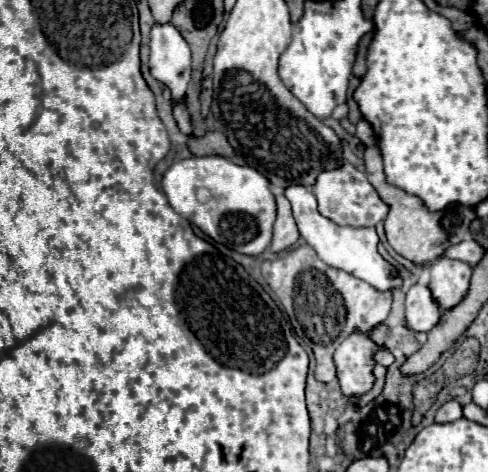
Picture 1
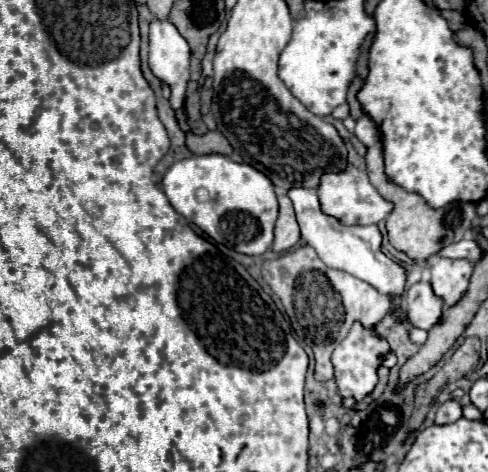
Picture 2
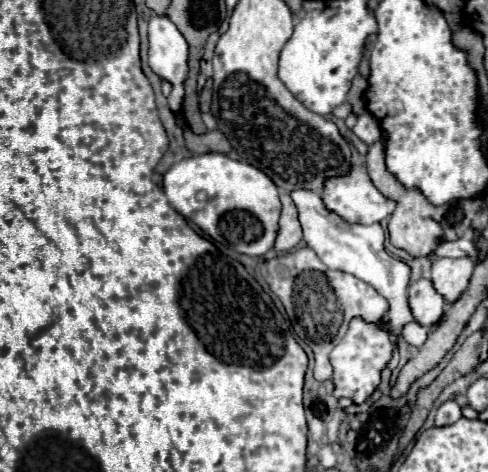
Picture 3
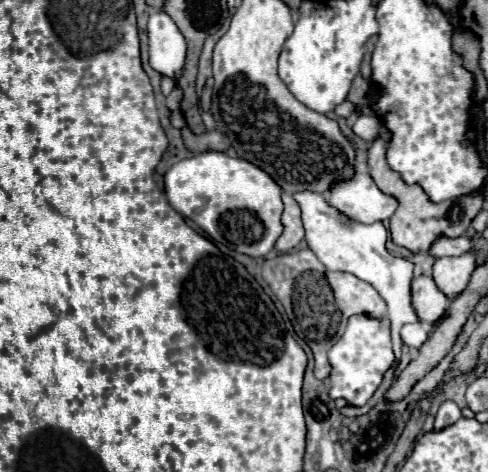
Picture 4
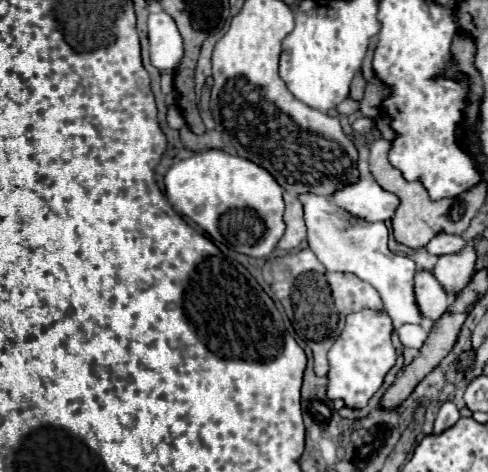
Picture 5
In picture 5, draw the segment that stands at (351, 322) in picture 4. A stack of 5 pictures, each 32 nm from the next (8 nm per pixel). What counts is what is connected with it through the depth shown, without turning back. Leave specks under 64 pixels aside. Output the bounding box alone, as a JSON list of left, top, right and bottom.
[328,308,396,408]

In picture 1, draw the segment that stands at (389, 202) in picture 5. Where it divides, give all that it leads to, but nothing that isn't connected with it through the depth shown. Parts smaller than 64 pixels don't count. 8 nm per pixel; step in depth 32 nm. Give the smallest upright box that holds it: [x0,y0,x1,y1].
[312,162,388,228]

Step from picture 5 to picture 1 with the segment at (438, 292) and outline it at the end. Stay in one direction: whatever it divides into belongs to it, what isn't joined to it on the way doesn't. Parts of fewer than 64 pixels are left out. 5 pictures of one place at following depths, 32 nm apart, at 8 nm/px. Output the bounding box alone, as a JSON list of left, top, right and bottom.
[406,284,440,332]

